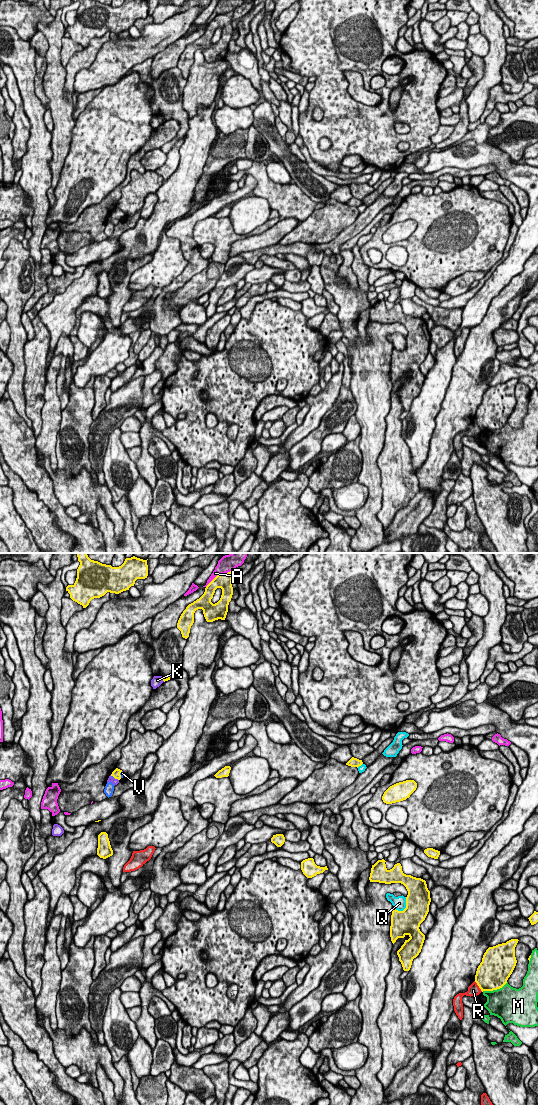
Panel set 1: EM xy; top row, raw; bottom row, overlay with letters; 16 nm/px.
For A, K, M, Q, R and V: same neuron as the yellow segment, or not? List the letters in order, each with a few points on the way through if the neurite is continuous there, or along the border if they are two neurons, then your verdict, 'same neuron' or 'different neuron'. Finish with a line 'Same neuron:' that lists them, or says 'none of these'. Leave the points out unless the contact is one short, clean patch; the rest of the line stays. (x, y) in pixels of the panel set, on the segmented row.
A: different neuron
K: different neuron
M: different neuron
Q: different neuron
R: different neuron
V: same neuron
Same neuron: V

